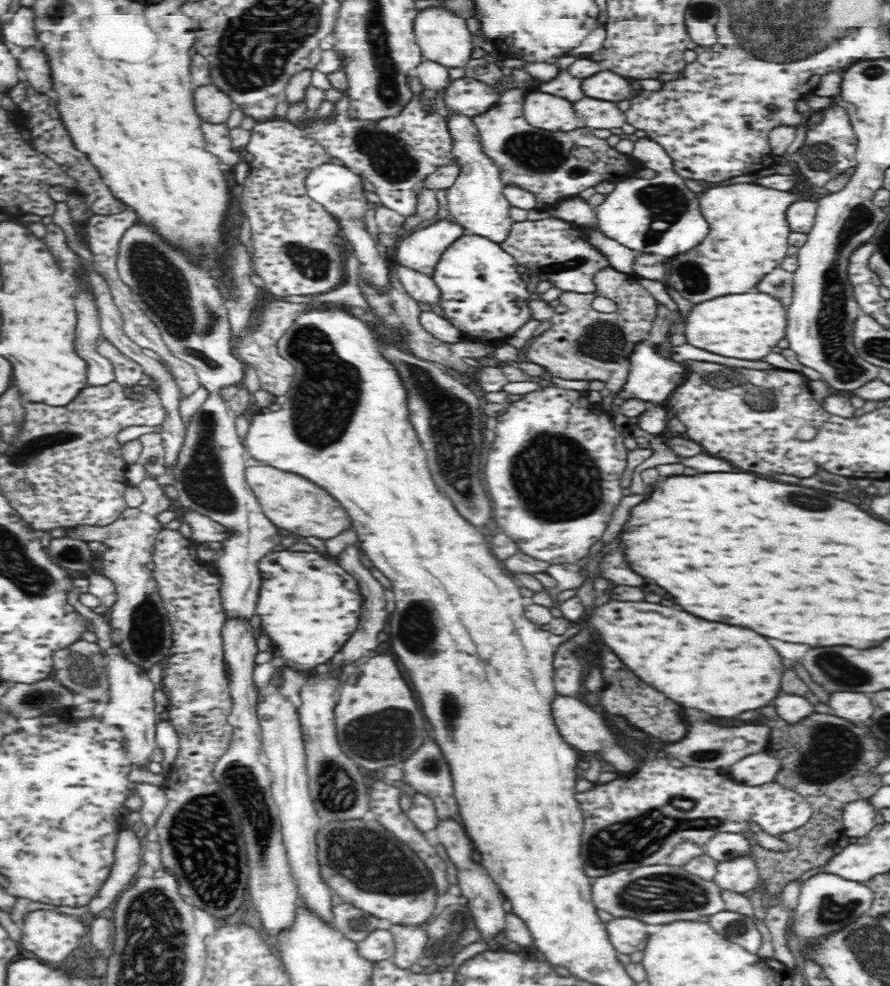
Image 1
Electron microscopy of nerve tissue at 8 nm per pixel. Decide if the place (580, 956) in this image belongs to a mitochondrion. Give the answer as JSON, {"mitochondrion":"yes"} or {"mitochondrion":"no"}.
{"mitochondrion":"no"}

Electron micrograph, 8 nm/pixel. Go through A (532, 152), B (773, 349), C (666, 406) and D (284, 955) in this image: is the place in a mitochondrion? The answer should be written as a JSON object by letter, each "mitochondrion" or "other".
{"A":"mitochondrion","B":"other","C":"other","D":"other"}

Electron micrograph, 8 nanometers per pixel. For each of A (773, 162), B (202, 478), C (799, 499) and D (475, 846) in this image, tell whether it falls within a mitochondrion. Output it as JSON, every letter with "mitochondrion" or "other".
{"A":"other","B":"mitochondrion","C":"mitochondrion","D":"other"}

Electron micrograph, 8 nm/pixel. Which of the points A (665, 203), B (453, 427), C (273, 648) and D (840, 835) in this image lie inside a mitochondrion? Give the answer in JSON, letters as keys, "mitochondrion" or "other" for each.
{"A":"mitochondrion","B":"mitochondrion","C":"other","D":"other"}

